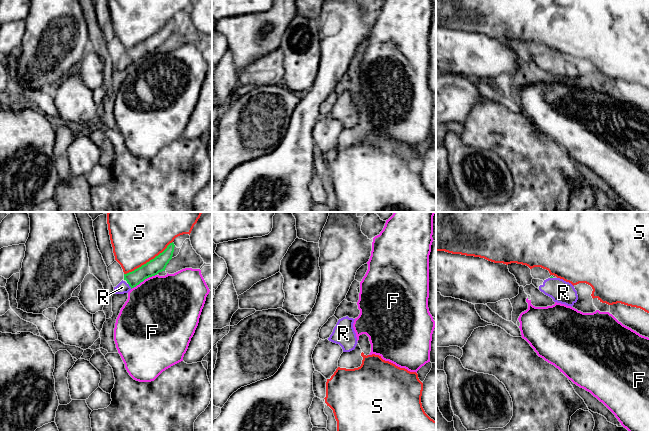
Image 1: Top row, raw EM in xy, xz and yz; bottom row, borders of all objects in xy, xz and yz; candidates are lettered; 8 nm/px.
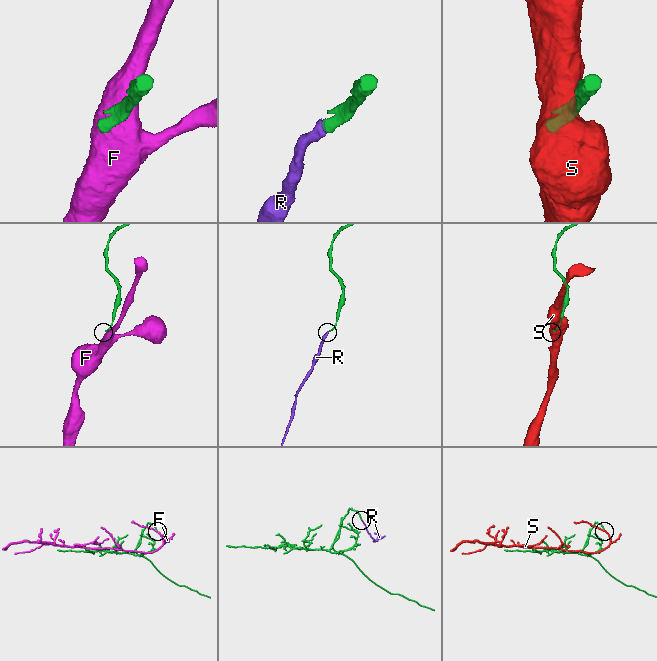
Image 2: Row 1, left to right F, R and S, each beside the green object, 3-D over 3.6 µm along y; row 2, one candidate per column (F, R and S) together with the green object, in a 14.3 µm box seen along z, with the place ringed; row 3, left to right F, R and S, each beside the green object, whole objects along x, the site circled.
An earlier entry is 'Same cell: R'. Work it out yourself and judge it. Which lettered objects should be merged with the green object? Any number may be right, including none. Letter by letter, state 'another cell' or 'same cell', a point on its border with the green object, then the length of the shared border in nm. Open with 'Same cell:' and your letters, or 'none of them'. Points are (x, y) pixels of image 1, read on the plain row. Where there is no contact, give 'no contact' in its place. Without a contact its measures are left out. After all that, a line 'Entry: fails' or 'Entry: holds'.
Same cell: R
F: another cell; contact xy (143, 56); length 240 nm
R: same cell; contact xy (129, 61); length 50 nm
S: another cell; contact xy (149, 37); length 480 nm
Entry: holds

